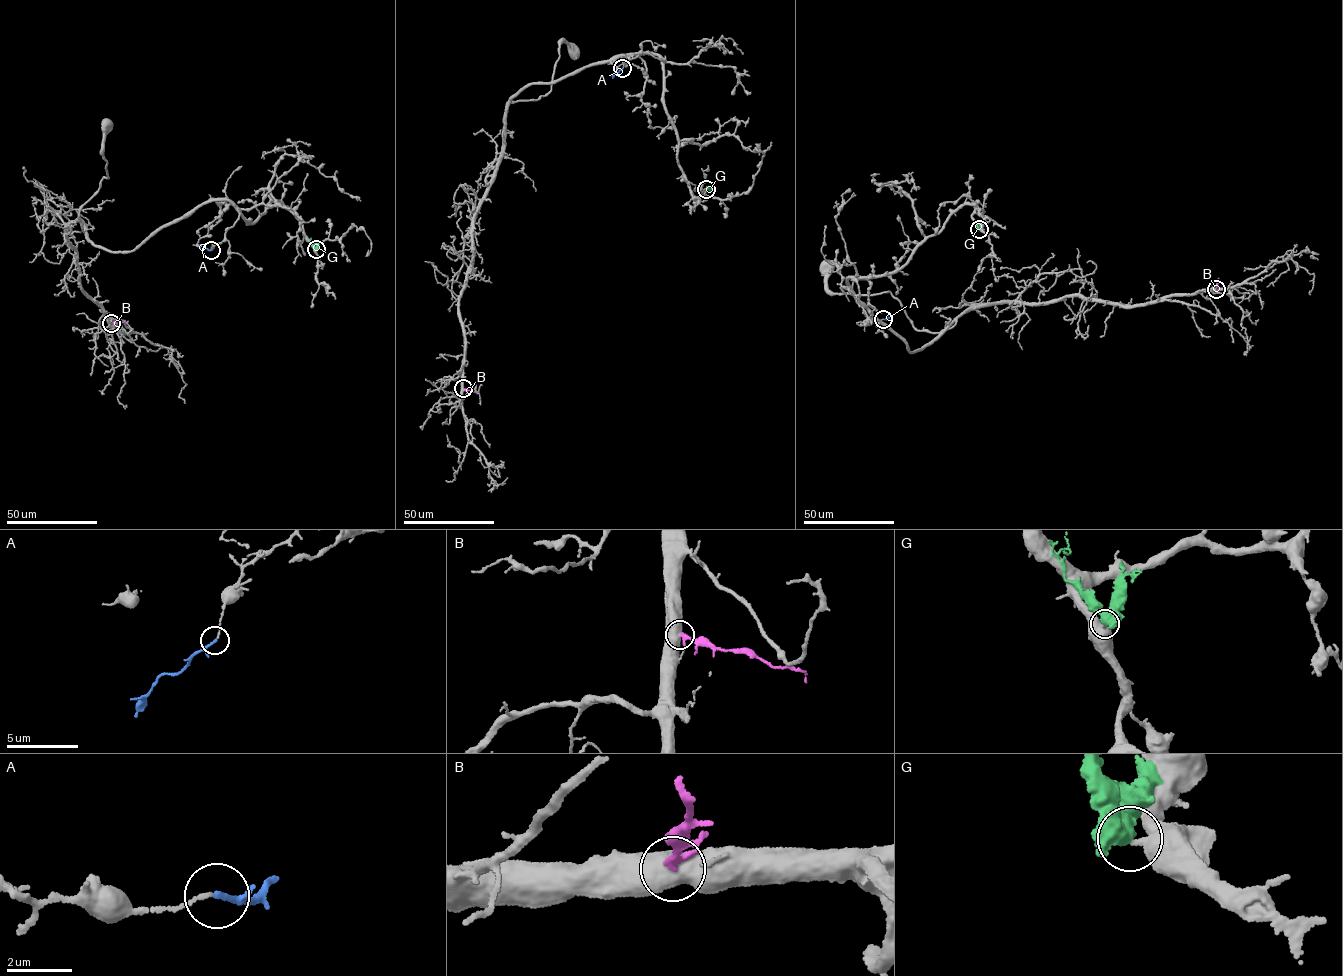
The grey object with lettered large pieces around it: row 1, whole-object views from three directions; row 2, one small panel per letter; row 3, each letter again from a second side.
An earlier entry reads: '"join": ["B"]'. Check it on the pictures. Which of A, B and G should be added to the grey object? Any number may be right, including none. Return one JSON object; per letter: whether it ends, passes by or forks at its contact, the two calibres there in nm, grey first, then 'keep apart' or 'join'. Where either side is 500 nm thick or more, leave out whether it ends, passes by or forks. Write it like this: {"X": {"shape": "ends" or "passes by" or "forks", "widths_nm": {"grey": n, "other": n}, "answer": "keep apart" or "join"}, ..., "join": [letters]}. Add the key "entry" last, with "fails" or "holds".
{"A": {"shape": "passes by", "widths_nm": {"grey": 110, "other": 110}, "answer": "keep apart"}, "B": {"widths_nm": {"grey": 800, "other": 260}, "answer": "keep apart"}, "G": {"widths_nm": {"grey": 400, "other": 550}, "answer": "keep apart"}, "join": [], "entry": "fails"}

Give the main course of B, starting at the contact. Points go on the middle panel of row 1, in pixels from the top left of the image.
B: (463, 388), (479, 394)

